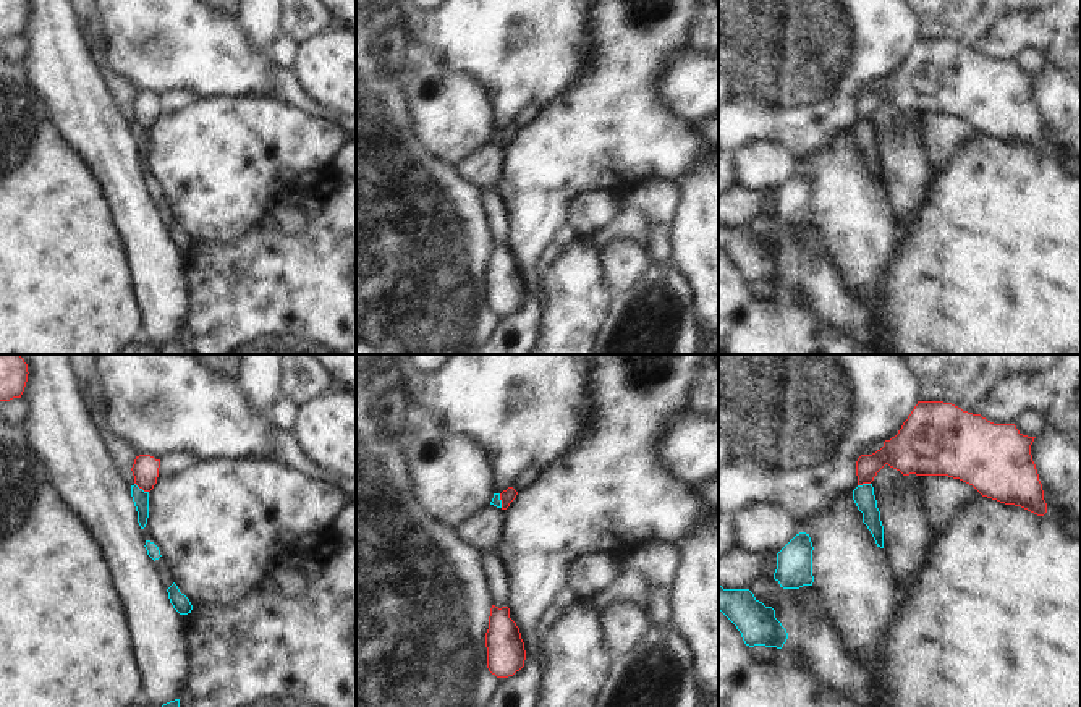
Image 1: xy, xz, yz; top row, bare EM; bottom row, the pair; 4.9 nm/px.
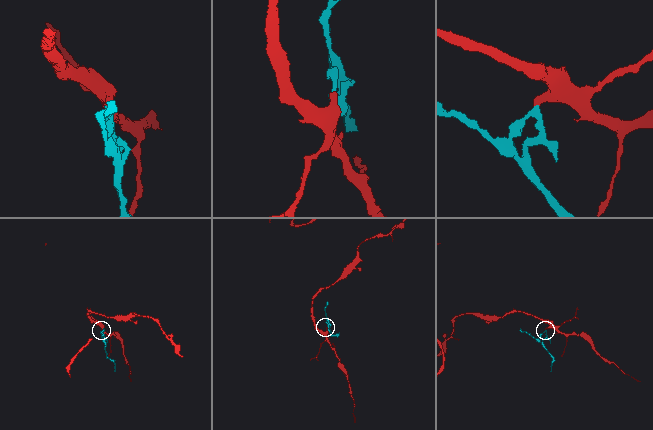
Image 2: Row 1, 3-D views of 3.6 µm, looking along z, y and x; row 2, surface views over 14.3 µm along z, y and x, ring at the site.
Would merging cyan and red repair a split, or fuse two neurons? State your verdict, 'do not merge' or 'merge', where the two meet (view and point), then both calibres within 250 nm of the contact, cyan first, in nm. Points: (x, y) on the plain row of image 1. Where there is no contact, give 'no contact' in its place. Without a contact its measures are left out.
do not merge | xy (141, 127) | 80/130 nm

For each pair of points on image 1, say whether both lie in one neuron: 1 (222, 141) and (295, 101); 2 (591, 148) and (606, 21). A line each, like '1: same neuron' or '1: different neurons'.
1: different neurons
2: same neuron

